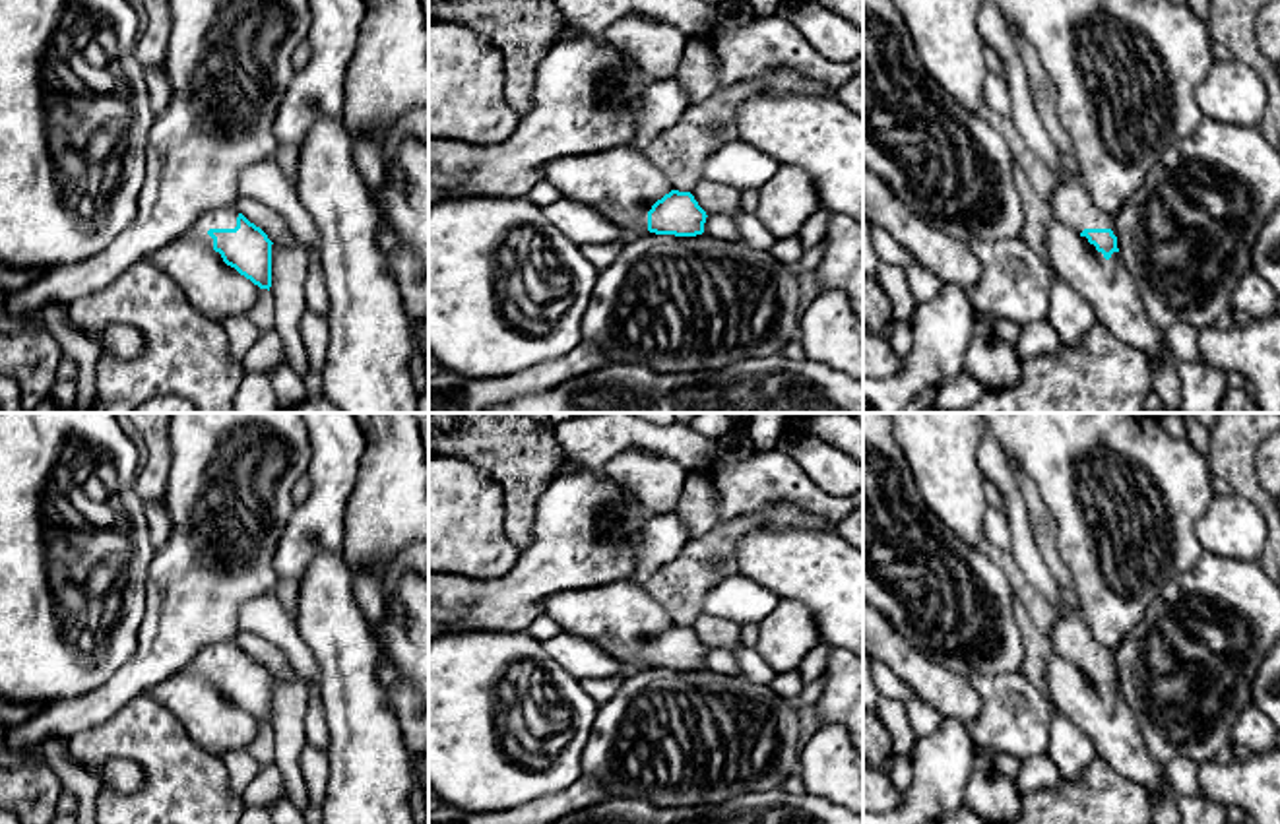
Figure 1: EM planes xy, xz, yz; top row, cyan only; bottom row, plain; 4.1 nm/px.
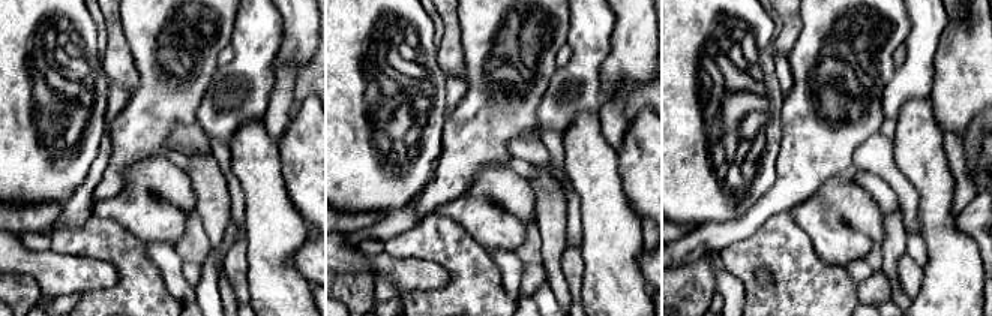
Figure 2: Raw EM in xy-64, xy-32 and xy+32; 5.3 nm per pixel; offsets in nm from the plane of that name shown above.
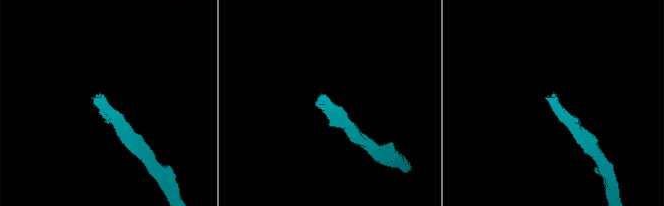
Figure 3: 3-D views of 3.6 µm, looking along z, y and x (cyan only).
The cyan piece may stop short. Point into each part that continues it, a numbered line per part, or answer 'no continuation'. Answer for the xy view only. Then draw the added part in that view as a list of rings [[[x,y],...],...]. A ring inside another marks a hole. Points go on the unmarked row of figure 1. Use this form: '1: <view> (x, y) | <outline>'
1: xy (222, 652) | [[[237,640],[215,642],[202,648],[188,663],[190,682],[194,686],[213,684],[213,673],[208,669],[209,663],[235,663],[239,644]]]

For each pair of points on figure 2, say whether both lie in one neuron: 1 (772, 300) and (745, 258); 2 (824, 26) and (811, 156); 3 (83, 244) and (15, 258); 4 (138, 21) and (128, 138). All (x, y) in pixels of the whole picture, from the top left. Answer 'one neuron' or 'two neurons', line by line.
1: one neuron
2: one neuron
3: two neurons
4: one neuron

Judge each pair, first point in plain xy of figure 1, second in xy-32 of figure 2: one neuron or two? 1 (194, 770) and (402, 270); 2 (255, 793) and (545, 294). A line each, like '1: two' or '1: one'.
1: two
2: two

